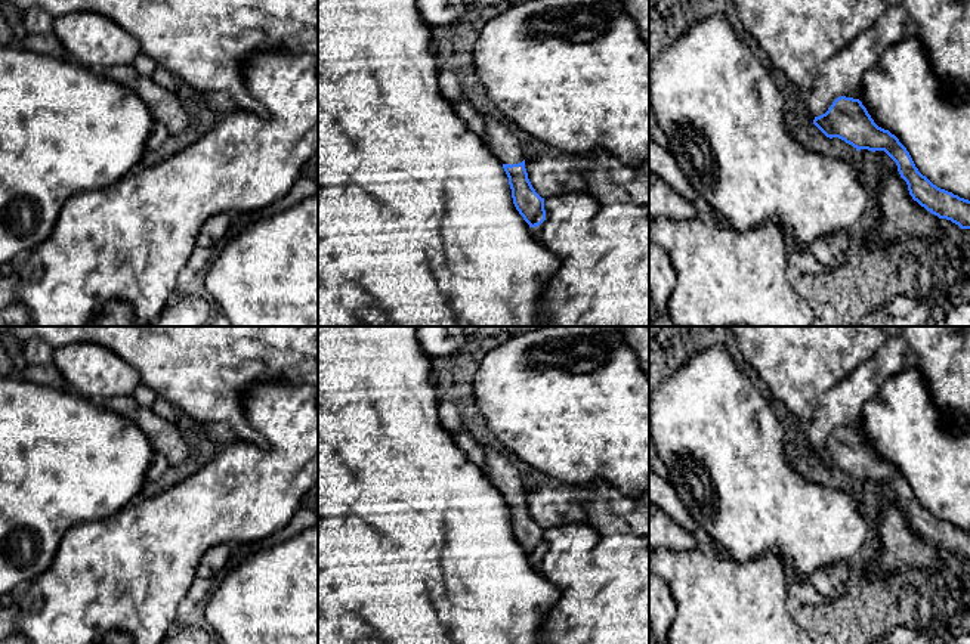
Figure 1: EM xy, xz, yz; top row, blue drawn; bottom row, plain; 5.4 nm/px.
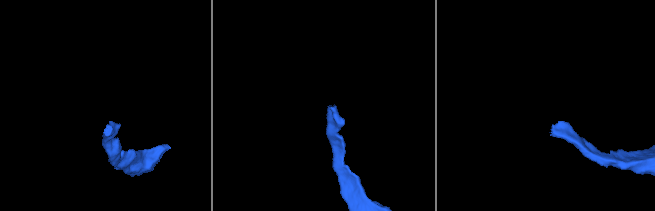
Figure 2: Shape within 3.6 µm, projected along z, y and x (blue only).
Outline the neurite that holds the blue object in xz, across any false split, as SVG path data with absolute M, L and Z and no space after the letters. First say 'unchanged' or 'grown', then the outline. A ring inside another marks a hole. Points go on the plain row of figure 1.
grown; M484 448L484 451L486 461L485 474L503 495L516 541L529 558L540 557L546 551L544 529L535 523L528 510L522 476L503 455L488 448Z

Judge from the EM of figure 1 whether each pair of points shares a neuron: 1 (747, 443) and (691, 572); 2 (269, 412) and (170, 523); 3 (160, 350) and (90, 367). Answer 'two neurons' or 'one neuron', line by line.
1: two neurons
2: one neuron
3: two neurons

